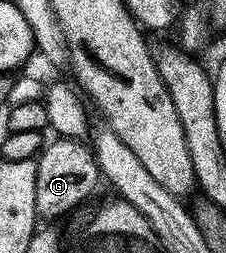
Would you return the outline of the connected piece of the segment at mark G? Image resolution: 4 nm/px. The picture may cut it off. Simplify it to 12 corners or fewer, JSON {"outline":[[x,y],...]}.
{"outline":[[61,137],[36,162],[43,220],[74,211],[100,182],[93,150]]}

